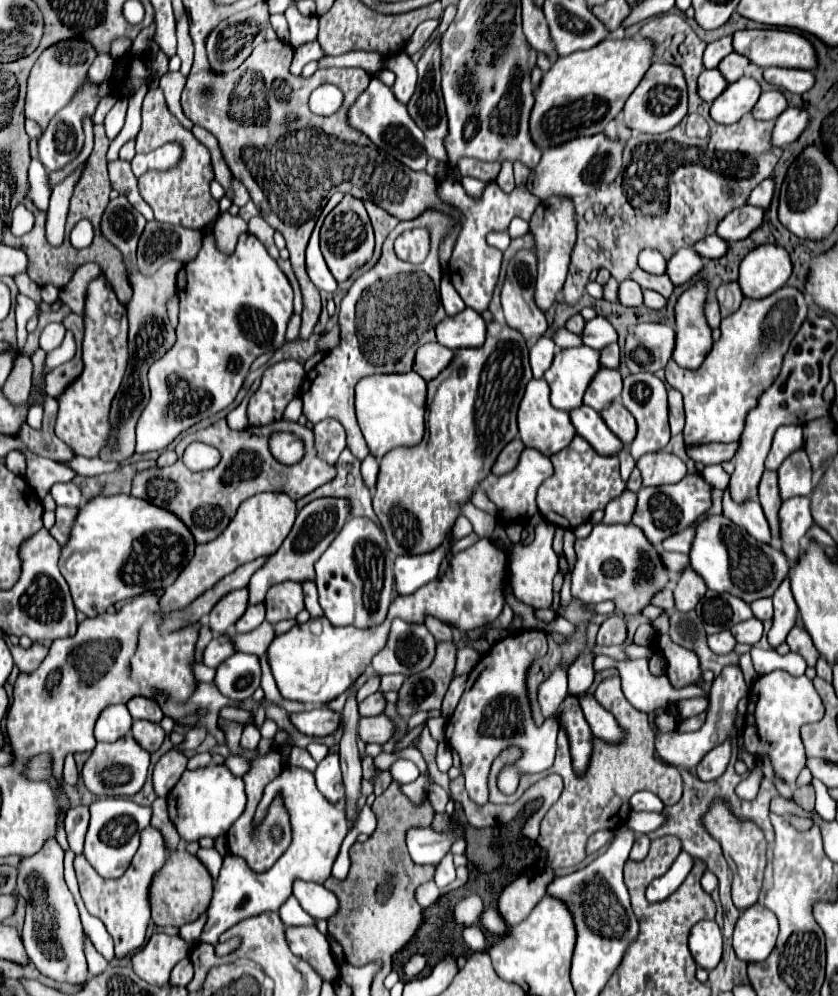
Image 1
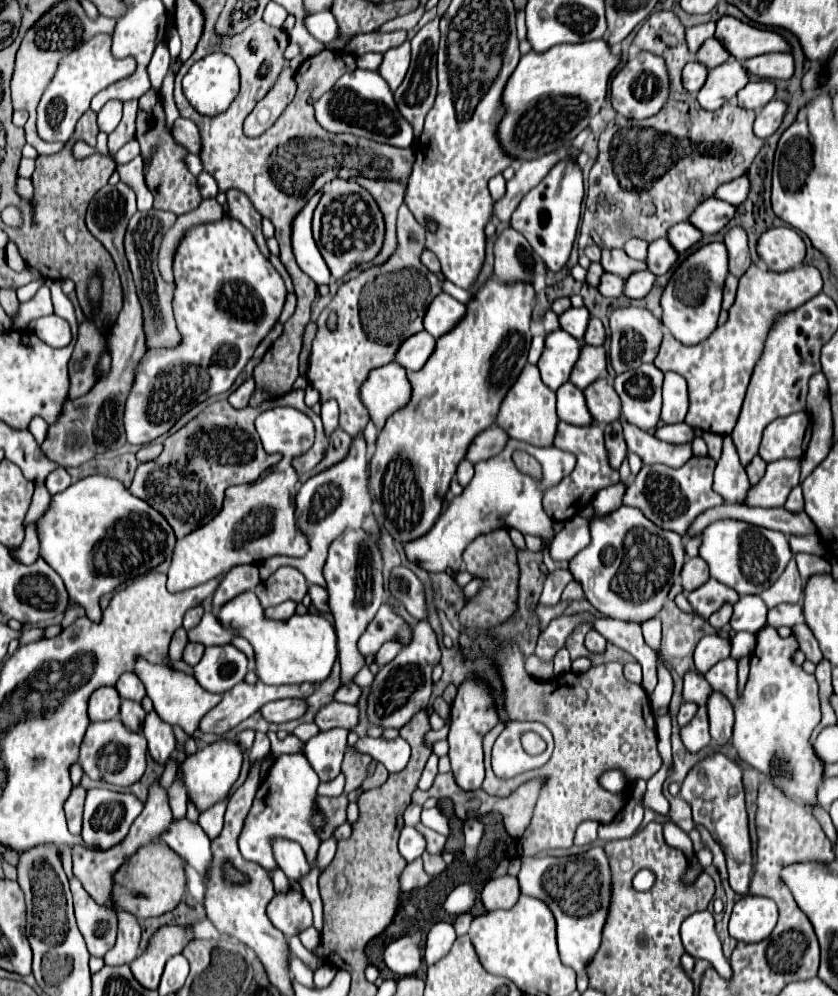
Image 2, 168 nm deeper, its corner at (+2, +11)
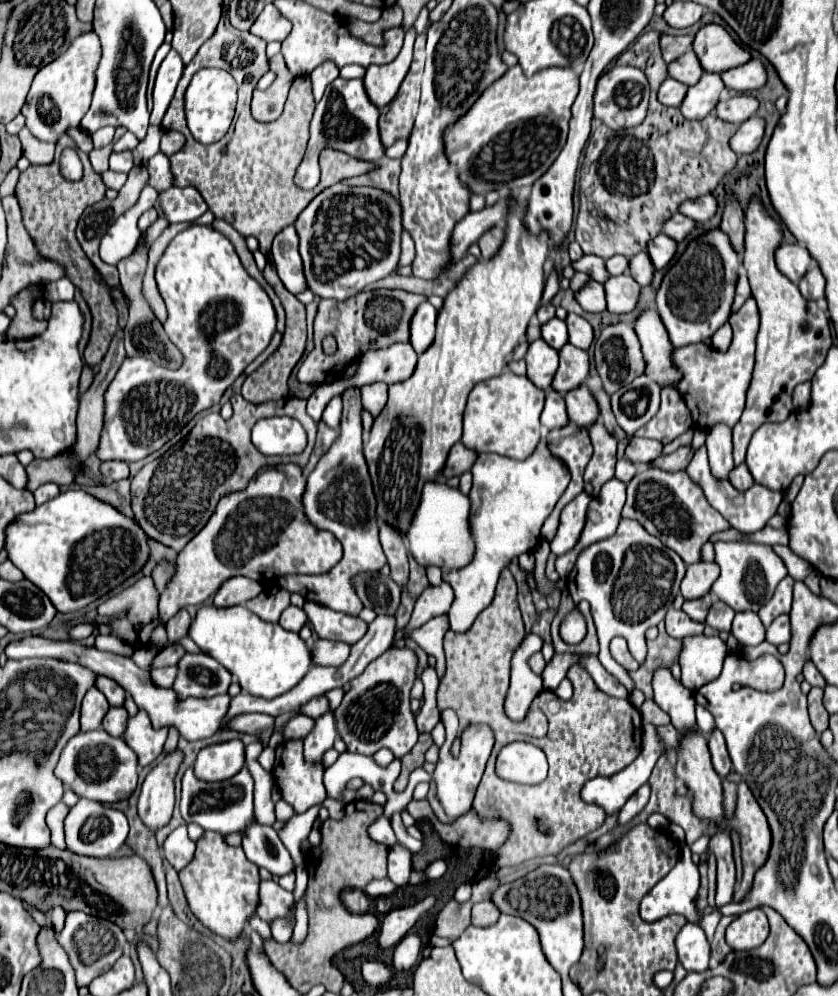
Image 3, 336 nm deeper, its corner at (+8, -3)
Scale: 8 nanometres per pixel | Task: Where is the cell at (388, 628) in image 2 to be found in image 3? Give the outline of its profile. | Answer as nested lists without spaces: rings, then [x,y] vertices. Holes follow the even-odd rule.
[[[332,640],[312,642],[314,666],[340,666],[346,662],[348,652],[350,652],[350,646],[344,642],[332,642]]]

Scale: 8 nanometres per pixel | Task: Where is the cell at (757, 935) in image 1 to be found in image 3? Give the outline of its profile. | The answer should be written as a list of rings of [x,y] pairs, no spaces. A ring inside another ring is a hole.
[[[756,908],[740,914],[726,930],[726,942],[732,950],[752,950],[768,938],[768,918]]]

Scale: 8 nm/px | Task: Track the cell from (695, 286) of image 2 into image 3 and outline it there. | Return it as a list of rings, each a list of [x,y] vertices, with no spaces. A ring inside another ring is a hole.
[[[714,228],[690,240],[684,254],[670,266],[658,288],[656,304],[670,342],[676,348],[706,340],[730,318],[740,264],[742,260],[732,248],[728,234],[724,234],[720,228]]]

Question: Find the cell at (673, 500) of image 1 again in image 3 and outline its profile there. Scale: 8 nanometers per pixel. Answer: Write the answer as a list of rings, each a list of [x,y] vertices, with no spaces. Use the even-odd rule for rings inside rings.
[[[648,468],[638,472],[628,484],[628,500],[622,516],[638,520],[652,536],[660,538],[662,544],[680,554],[686,564],[700,562],[702,546],[710,536],[730,528],[722,514],[708,504],[700,486],[692,482],[684,470],[664,472],[660,468]]]

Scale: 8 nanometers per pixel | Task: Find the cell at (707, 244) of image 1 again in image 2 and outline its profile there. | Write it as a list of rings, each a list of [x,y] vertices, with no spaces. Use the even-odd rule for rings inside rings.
[[[682,222],[682,224],[676,224],[670,228],[668,240],[678,252],[686,252],[688,248],[692,248],[694,244],[698,244],[702,240],[702,232],[696,230],[694,224]]]

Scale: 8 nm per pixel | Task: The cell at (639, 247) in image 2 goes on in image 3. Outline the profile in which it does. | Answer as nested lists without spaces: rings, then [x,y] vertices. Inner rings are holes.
[[[612,256],[606,260],[606,270],[608,274],[624,274],[628,270],[628,258],[624,256]]]

